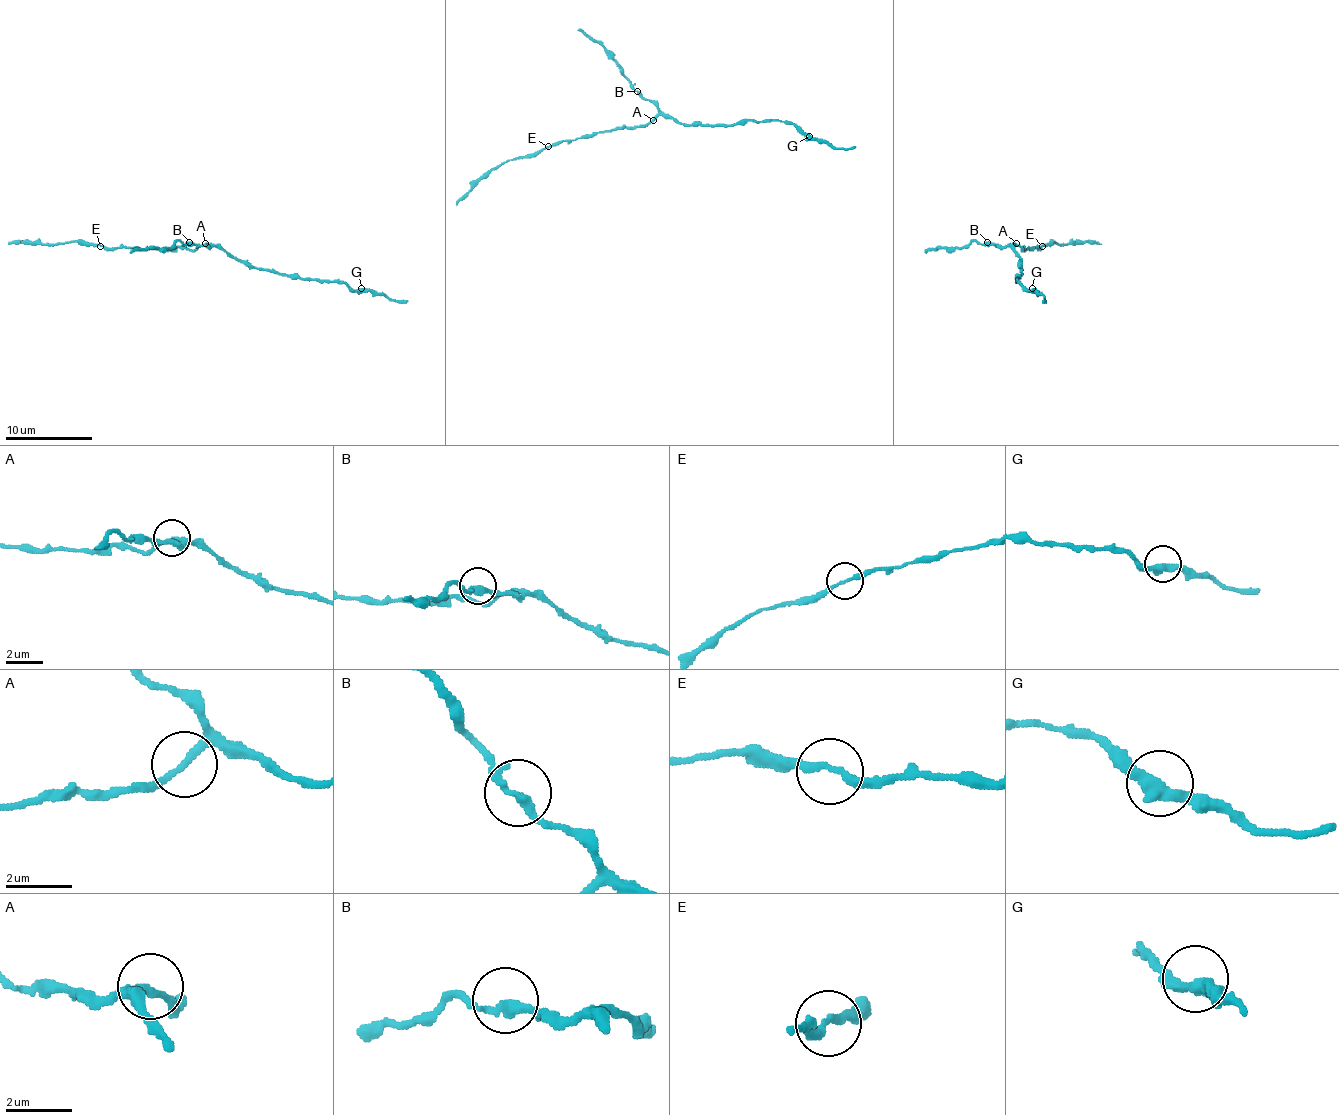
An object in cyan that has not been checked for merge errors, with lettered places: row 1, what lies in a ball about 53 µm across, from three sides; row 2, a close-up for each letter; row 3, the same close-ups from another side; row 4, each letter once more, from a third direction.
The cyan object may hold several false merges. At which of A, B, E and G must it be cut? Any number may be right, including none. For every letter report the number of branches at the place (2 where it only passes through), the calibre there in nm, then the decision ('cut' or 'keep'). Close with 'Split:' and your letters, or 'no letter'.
A: branches 2; calibre 200 nm; keep
B: branches 3; calibre 200 nm; keep
E: branches 2; calibre 200 nm; keep
G: branches 2; calibre 400 nm; keep
Split: no letter

